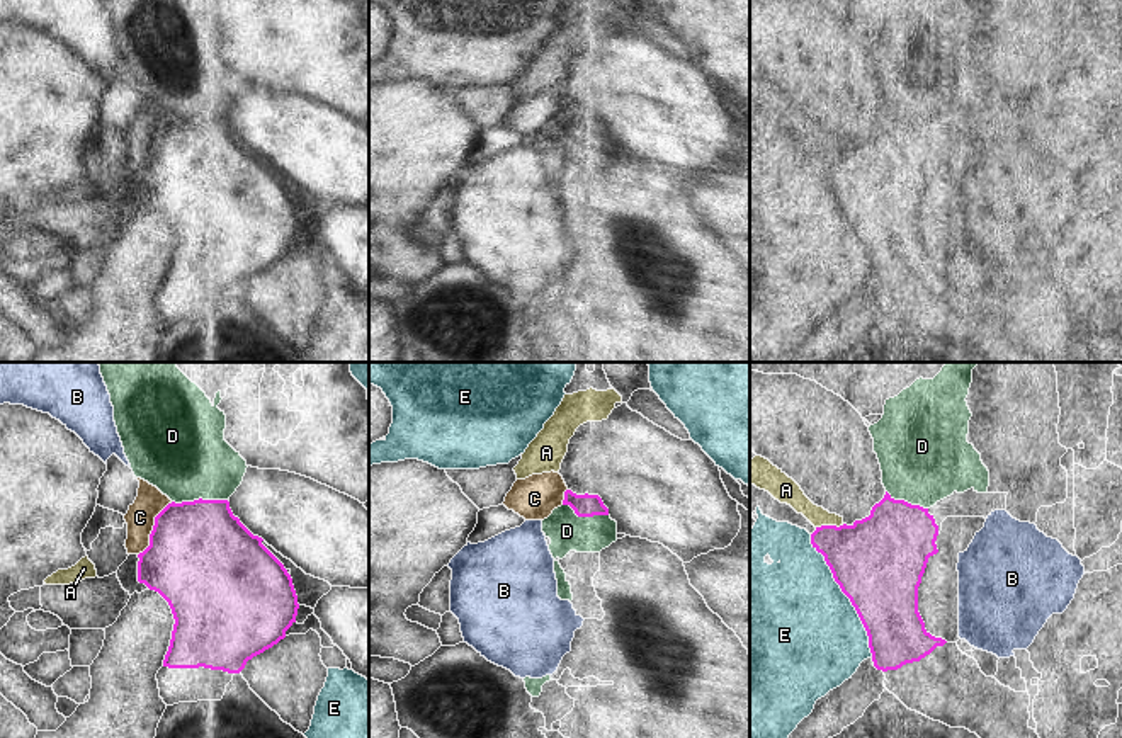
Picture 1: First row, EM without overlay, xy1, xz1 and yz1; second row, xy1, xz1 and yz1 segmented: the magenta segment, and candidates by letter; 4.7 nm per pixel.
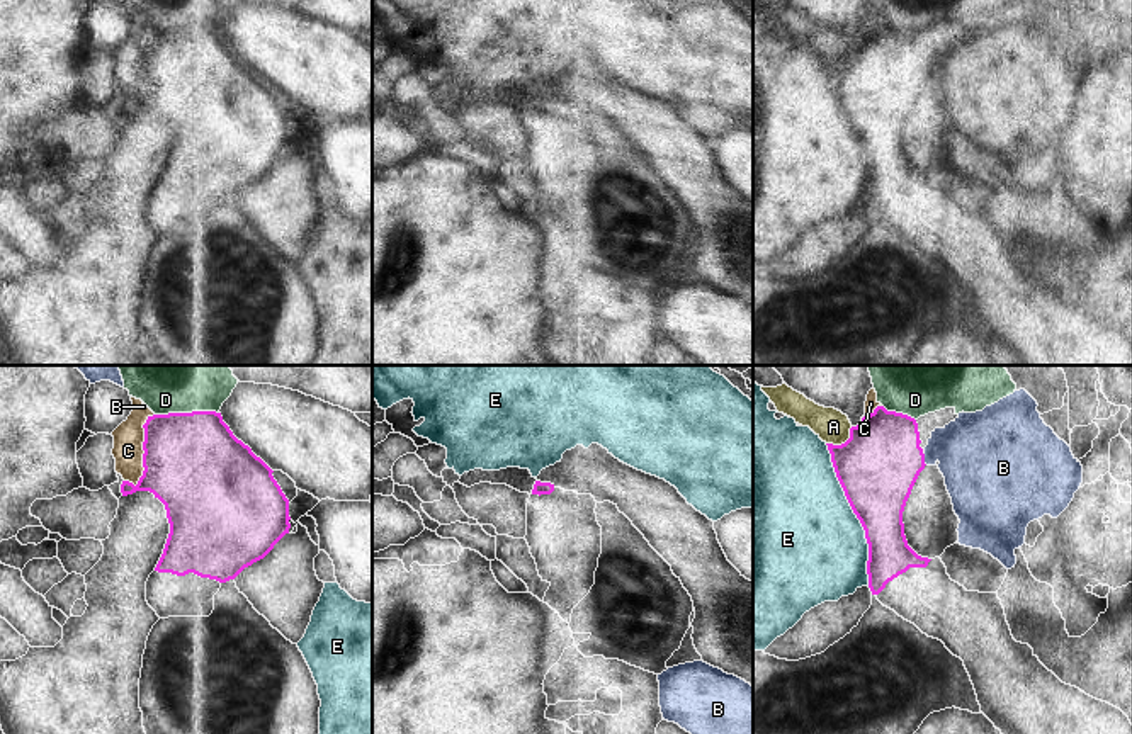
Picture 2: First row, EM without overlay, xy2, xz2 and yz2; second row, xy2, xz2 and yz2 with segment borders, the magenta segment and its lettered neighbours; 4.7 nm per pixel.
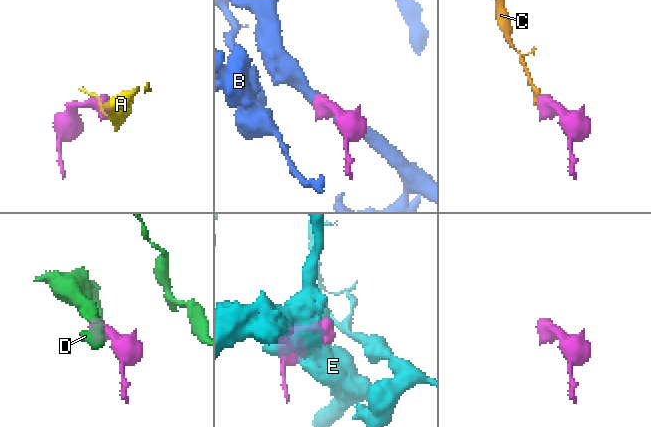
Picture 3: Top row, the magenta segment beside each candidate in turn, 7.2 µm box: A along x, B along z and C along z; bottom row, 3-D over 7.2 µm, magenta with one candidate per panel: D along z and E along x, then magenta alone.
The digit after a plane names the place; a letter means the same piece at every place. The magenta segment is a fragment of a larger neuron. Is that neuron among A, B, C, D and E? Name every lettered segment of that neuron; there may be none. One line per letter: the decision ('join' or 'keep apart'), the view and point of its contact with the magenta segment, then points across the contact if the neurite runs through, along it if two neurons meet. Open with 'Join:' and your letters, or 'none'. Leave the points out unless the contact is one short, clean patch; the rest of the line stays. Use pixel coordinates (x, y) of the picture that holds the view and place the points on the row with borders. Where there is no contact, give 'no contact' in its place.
Join: none
A: keep apart; contact yz2 (842, 444)
B: keep apart; contact yz2 (923, 459)
C: keep apart; contact xy2 (143, 449); border xy2 (153, 413), (143, 425), (143, 474), (135, 486)
D: keep apart; contact xy2 (186, 413); border xy2 (218, 412), (169, 412), (155, 415)
E: keep apart; contact yz2 (855, 513)

